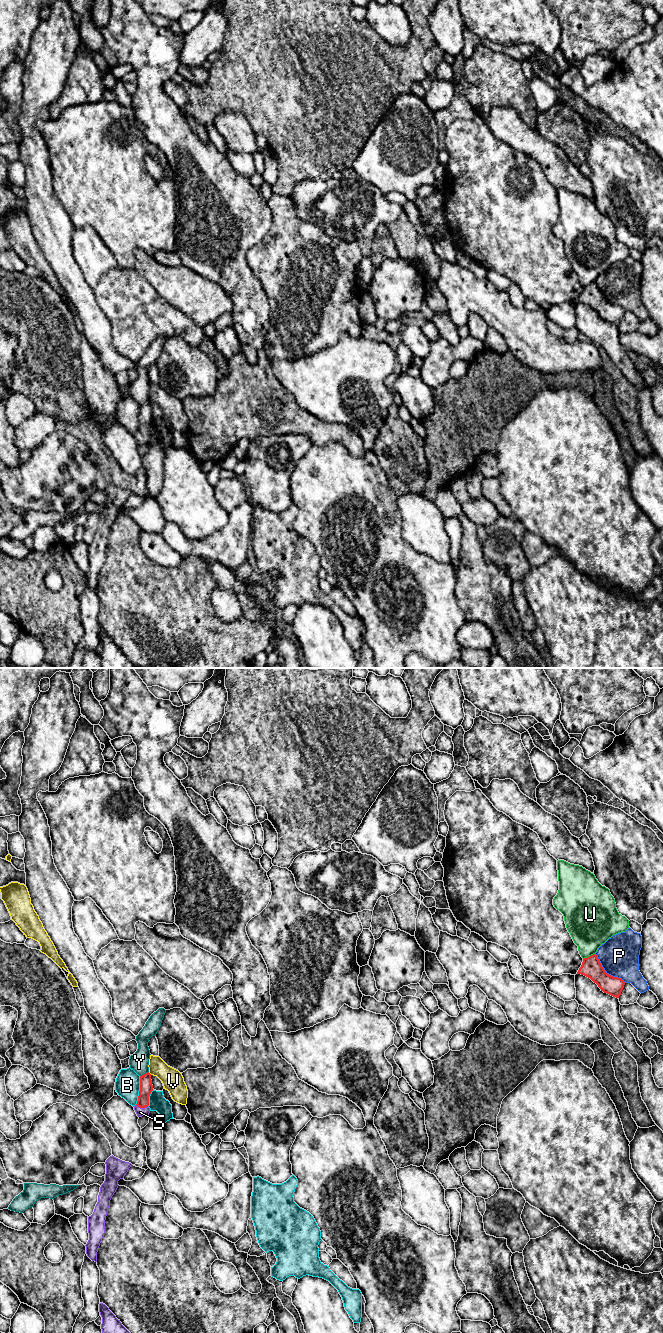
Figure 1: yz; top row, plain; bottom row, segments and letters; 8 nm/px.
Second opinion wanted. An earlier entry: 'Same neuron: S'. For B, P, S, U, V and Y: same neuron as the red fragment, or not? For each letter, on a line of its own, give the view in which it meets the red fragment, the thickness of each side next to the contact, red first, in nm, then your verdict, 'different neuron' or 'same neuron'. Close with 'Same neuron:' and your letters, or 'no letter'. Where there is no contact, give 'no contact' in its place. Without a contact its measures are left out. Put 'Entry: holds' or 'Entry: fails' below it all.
B: yz | 110/200 nm | different neuron
P: yz | 160/320 nm | different neuron
S: yz | 110/70 nm | same neuron
U: yz | 160/360 nm | different neuron
V: yz | 110/170 nm | different neuron
Y: yz | 110/150 nm | different neuron
Same neuron: S
Entry: holds

